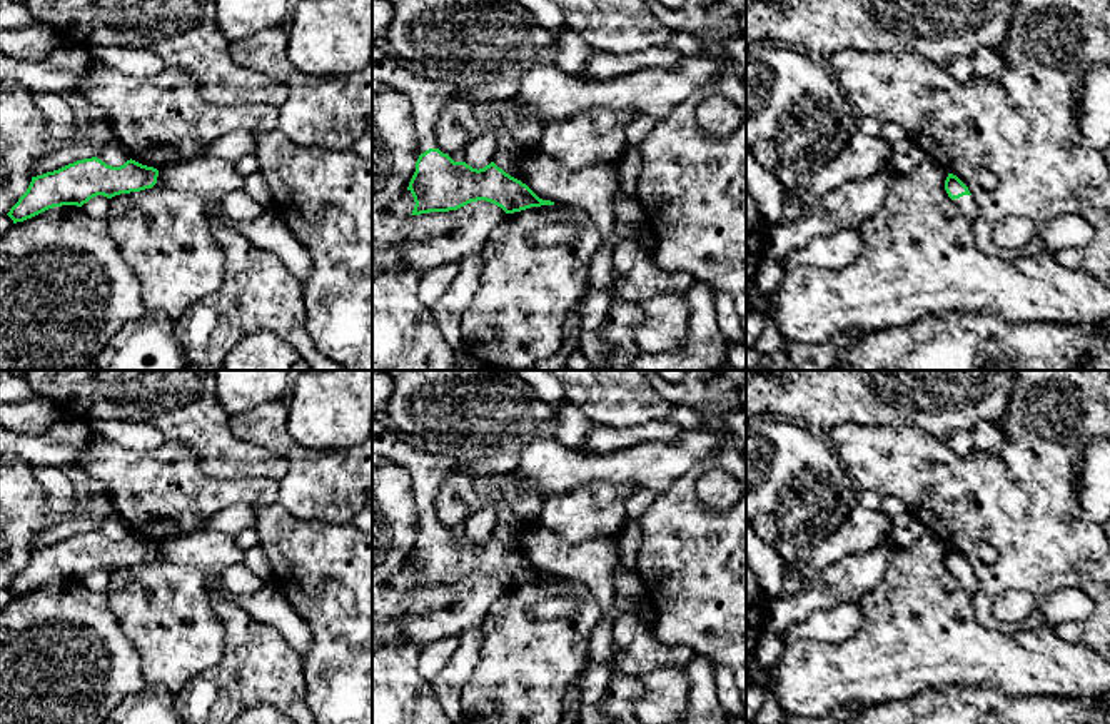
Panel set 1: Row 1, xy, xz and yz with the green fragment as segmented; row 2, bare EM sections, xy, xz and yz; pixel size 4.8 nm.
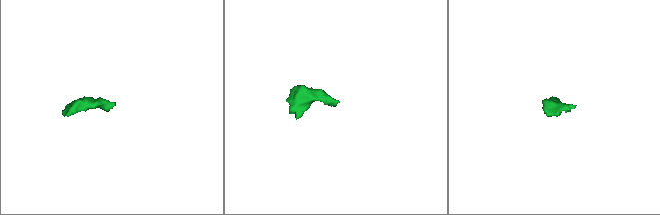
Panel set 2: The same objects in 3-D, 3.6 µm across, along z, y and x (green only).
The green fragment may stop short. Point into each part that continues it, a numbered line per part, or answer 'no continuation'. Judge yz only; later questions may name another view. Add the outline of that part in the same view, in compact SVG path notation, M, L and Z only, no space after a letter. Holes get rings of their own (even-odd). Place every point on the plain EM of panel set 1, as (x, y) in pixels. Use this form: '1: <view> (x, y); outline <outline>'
1: yz (967, 578); outline M963 569L960 572L953 574L956 577L956 581L960 582L960 586L970 592L971 596L976 592L978 589L978 579L973 572L973 569Z

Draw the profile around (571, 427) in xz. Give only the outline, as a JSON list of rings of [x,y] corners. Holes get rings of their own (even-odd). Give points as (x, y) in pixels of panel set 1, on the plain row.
[[[564,404],[554,419],[551,437],[559,444],[583,450],[594,420],[584,415],[576,405]]]

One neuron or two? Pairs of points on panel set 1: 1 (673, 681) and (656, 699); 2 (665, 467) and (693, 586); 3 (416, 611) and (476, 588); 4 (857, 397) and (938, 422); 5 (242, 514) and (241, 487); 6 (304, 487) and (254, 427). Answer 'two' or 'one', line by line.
1: one
2: two
3: one
4: one
5: two
6: one

